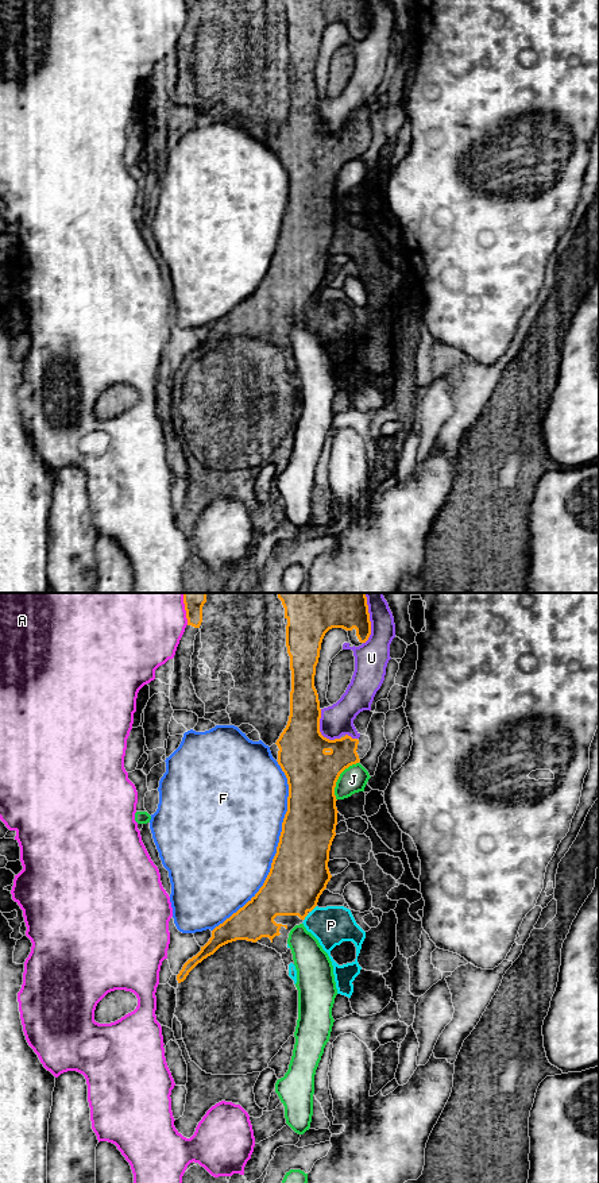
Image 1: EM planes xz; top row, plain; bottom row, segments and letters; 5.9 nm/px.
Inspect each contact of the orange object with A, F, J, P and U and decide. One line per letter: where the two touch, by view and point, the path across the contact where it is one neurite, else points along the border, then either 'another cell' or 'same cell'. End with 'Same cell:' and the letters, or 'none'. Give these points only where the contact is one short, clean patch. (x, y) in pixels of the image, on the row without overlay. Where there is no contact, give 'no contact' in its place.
A: meets orange in xz at (186, 10); another cell
F: meets orange in xz at (277, 243); another cell
J: meets orange in xz at (337, 173); another cell
P: meets orange in xz at (313, 303); runs through xz (298, 270), (298, 288), (313, 303), (331, 320); same cell
U: meets orange in xz at (319, 126); another cell
Same cell: P

